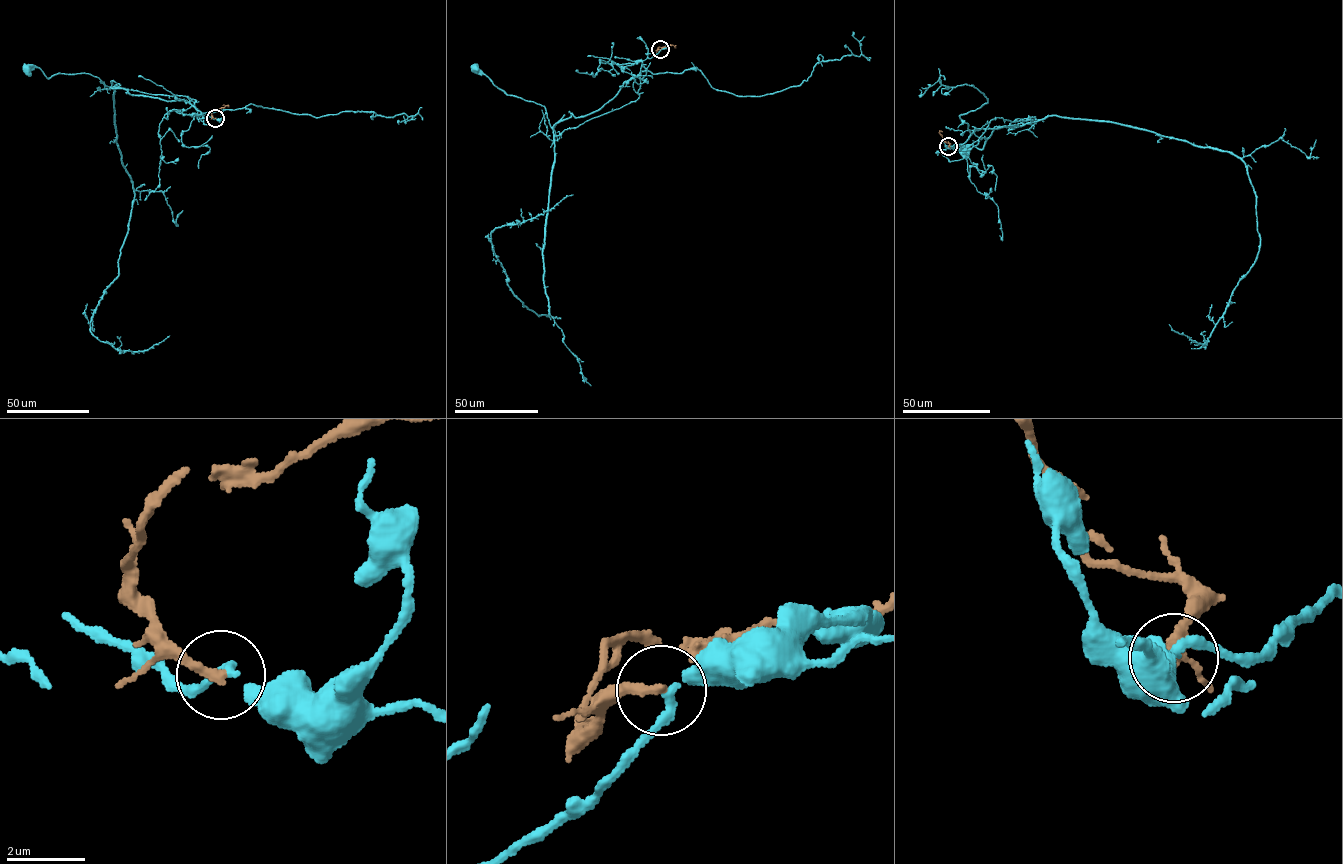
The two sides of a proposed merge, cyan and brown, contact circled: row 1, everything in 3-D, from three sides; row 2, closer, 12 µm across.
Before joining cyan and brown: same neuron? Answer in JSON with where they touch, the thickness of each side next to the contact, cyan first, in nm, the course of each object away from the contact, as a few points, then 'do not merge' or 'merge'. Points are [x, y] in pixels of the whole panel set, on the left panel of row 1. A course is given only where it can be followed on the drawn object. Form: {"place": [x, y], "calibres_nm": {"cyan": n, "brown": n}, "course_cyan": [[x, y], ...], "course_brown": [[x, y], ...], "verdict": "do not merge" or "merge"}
{"place": [215, 118], "calibres_nm": {"cyan": 220, "brown": 240}, "course_cyan": [[215, 118], [198, 115], [182, 100], [112, 89], [86, 73], [48, 78], [38, 68], [27, 70]], "course_brown": [[215, 118], [213, 111], [229, 106]], "verdict": "do not merge"}

